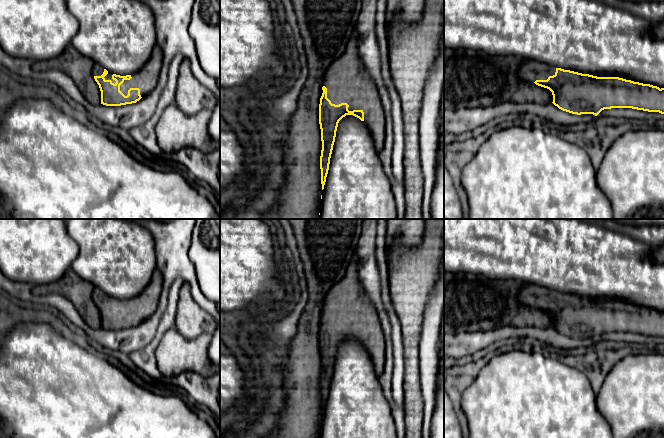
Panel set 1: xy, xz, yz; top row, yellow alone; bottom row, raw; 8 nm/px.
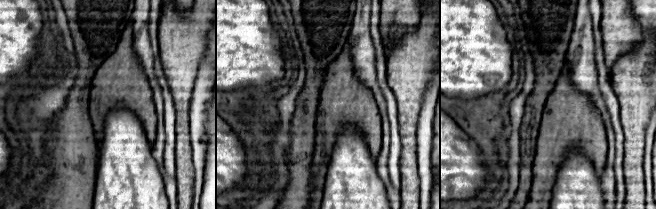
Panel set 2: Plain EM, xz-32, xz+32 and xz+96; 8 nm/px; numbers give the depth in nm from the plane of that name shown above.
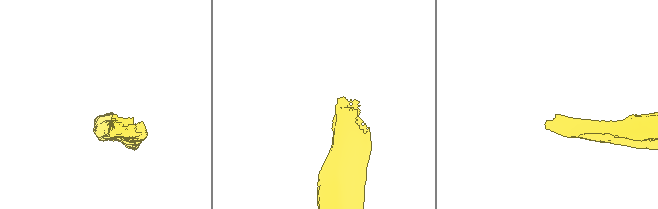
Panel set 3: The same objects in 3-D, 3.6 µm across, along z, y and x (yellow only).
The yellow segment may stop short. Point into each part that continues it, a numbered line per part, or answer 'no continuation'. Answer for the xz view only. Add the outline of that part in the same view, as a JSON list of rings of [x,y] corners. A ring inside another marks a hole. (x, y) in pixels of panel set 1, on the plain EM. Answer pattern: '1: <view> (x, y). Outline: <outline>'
1: xz (347, 305). Outline: [[[357,253],[344,277],[327,293],[323,304],[332,328],[347,327],[348,334],[362,334],[378,378],[385,364],[385,339],[377,310],[365,294],[358,276]]]

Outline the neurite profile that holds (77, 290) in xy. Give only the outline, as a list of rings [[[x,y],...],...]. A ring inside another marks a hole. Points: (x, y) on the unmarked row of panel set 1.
[[[70,267],[62,278],[47,285],[34,286],[35,294],[59,294],[73,303],[88,331],[101,328],[101,315],[93,300],[95,286],[79,277]]]

